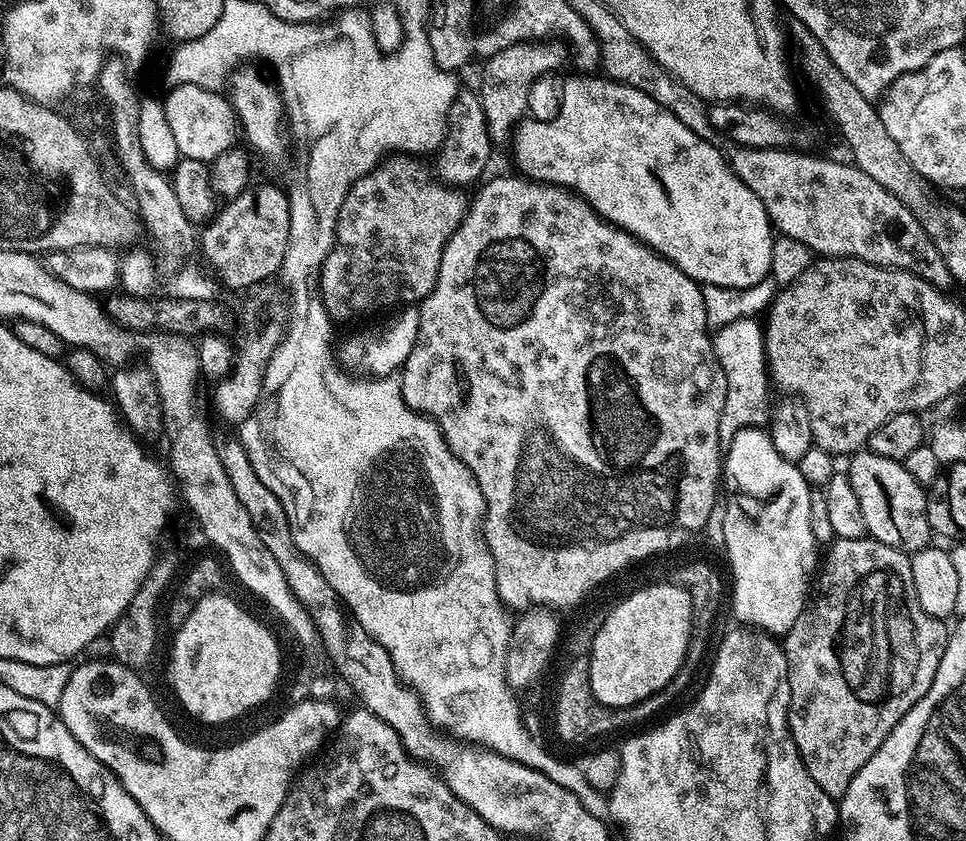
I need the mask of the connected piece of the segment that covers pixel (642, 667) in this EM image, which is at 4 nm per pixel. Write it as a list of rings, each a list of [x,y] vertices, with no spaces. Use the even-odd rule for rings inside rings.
[[[655,582],[648,588],[635,592],[626,602],[622,602],[622,607],[620,607],[619,610],[614,610],[614,614],[610,618],[606,618],[604,632],[598,633],[596,649],[587,653],[589,658],[589,684],[592,687],[598,702],[605,704],[610,708],[626,708],[630,707],[632,704],[638,703],[640,700],[646,699],[648,696],[652,696],[655,692],[663,690],[671,679],[674,678],[674,674],[679,670],[680,665],[683,663],[684,656],[687,653],[688,641],[691,639],[691,606],[690,598],[686,594],[686,590],[682,590],[675,582]]]

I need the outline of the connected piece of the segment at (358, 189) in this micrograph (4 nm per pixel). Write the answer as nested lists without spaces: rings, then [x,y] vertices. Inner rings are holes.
[[[404,154],[385,159],[379,168],[362,177],[346,194],[336,223],[336,244],[320,272],[320,295],[333,321],[352,320],[355,316],[380,312],[383,308],[396,310],[401,306],[416,306],[428,297],[430,290],[434,290],[444,243],[462,222],[469,201],[466,196],[464,200],[460,193],[463,191],[455,187],[440,182],[431,184],[416,160],[419,159]]]

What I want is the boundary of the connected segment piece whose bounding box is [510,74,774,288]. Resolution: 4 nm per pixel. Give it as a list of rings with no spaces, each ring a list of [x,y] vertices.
[[[600,74],[575,75],[565,82],[564,89],[560,92],[560,109],[557,110],[553,120],[531,120],[528,118],[517,127],[514,139],[510,144],[510,148],[516,151],[516,164],[520,167],[517,169],[529,179],[543,180],[545,184],[558,184],[561,188],[575,192],[609,224],[615,224],[617,228],[623,228],[625,232],[636,236],[643,244],[647,244],[660,256],[666,257],[671,264],[678,266],[678,270],[685,272],[691,280],[695,280],[701,286],[713,284],[714,286],[742,288],[754,286],[765,280],[770,273],[770,250],[774,239],[774,229],[771,222],[768,221],[768,215],[758,194],[754,194],[754,190],[750,190],[750,186],[746,186],[734,175],[725,153],[719,152],[712,140],[698,138],[698,134],[694,134],[694,130],[682,126],[682,122],[678,122],[678,118],[674,118],[674,114],[660,108],[658,102],[654,102],[654,98],[642,94],[642,90],[634,90],[634,86],[619,84],[618,81],[607,79]]]

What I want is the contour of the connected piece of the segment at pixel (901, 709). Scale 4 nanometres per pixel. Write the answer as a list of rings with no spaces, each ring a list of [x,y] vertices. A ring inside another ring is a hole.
[[[846,538],[845,540],[833,539],[827,549],[828,557],[823,557],[822,567],[818,572],[818,583],[814,588],[814,599],[805,607],[798,622],[794,622],[792,629],[786,633],[782,640],[784,657],[788,663],[788,681],[790,682],[790,702],[788,703],[788,729],[792,732],[794,742],[798,746],[798,754],[814,782],[822,786],[822,790],[830,799],[839,802],[850,790],[850,782],[854,782],[854,774],[874,758],[876,751],[886,742],[886,738],[898,726],[902,719],[916,702],[924,697],[926,690],[934,682],[934,674],[938,674],[938,666],[942,662],[942,654],[948,645],[950,628],[947,623],[922,610],[918,606],[918,594],[914,590],[914,570],[909,553],[900,552],[897,548],[886,546],[882,542],[871,538],[859,540]]]

